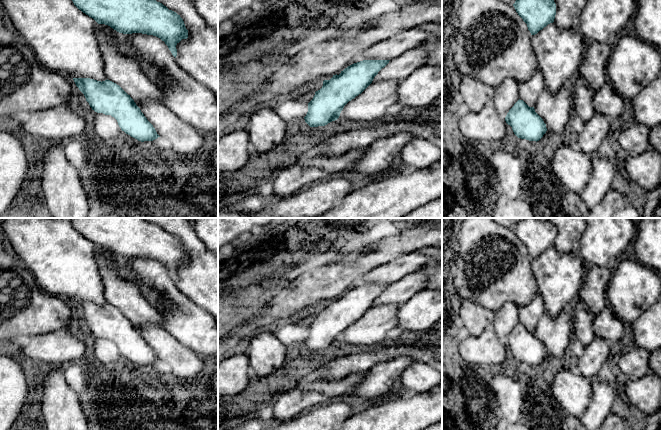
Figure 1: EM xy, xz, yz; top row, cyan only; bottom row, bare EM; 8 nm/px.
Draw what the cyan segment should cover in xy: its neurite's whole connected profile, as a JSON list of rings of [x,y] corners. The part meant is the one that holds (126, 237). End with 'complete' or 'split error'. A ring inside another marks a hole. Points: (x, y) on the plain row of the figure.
[[[68,218],[74,229],[119,257],[142,257],[160,262],[176,282],[176,269],[188,262],[183,243],[162,227],[143,218]]]; complete

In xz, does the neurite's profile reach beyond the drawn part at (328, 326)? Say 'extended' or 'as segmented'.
as segmented

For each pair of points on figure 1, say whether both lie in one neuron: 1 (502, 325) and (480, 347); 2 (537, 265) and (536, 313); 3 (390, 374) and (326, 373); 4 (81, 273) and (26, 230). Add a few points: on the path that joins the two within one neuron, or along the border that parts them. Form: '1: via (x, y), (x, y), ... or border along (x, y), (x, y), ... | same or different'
1: border along (494, 312), (492, 328), (501, 341) | different
2: border along (539, 292), (544, 312) | different
3: border along (387, 360), (373, 365), (366, 371) | different
4: via (67, 264), (40, 237) | same

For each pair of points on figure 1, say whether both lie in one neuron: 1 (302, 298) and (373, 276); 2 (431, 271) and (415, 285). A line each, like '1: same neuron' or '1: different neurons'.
1: different neurons
2: different neurons

